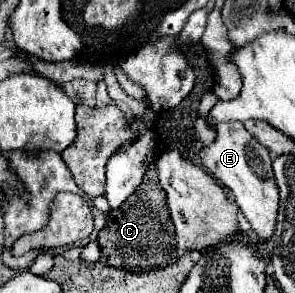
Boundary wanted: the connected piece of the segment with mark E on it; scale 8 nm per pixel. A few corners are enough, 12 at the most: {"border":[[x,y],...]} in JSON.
{"border":[[218,123],[202,165],[260,239],[278,213],[272,157],[242,123]]}

